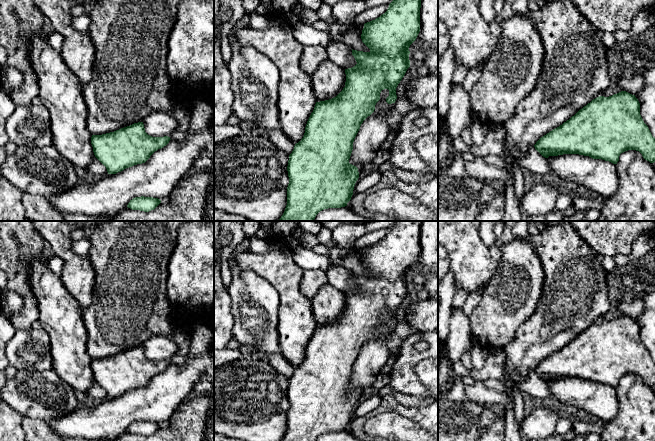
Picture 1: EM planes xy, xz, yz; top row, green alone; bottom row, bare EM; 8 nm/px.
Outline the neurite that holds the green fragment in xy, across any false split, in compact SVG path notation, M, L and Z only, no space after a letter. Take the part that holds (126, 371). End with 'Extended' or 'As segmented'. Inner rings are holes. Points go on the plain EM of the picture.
M138 346L114 356L92 359L91 368L95 381L106 391L108 398L116 398L145 387L170 364L168 360L148 359L143 346Z. As segmented

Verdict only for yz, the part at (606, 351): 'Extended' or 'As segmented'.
As segmented

